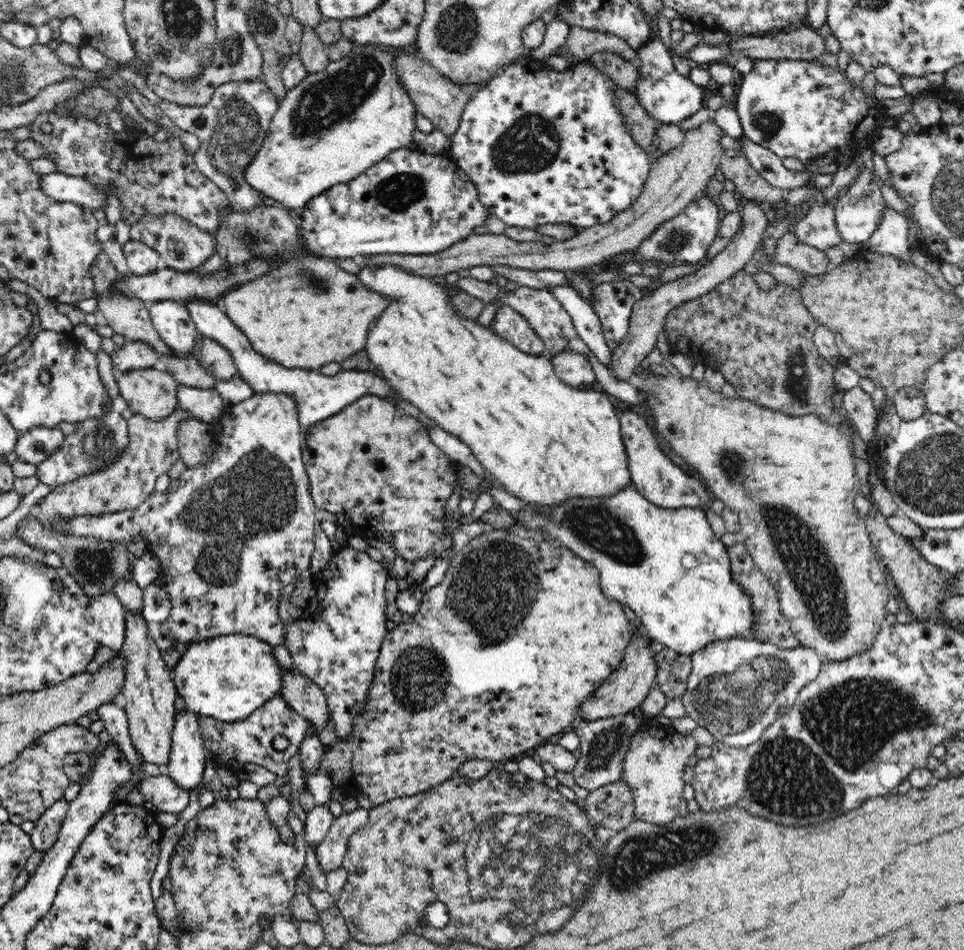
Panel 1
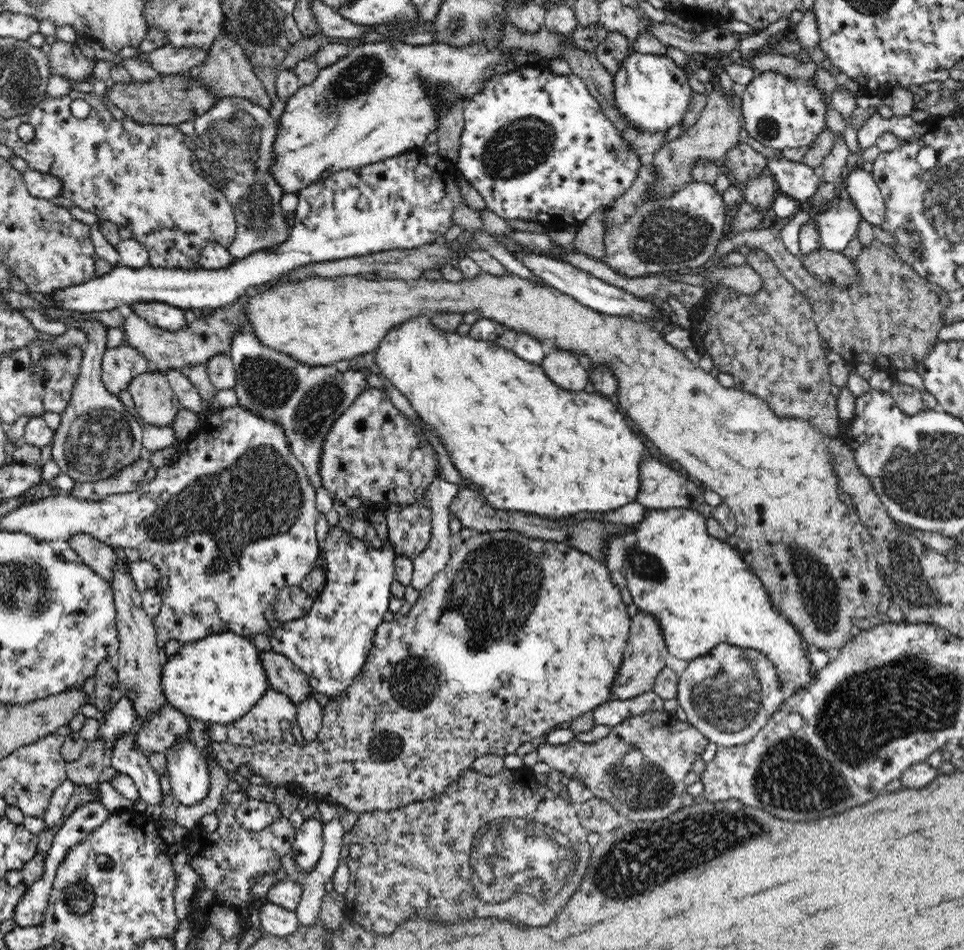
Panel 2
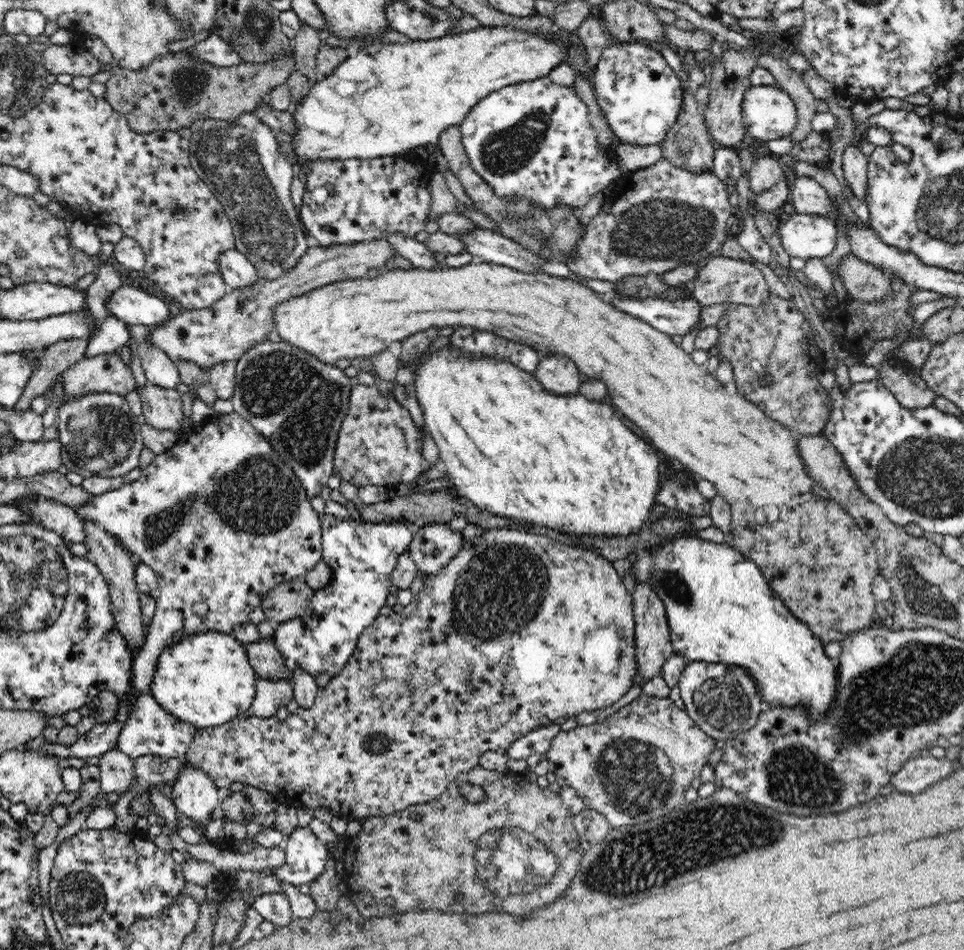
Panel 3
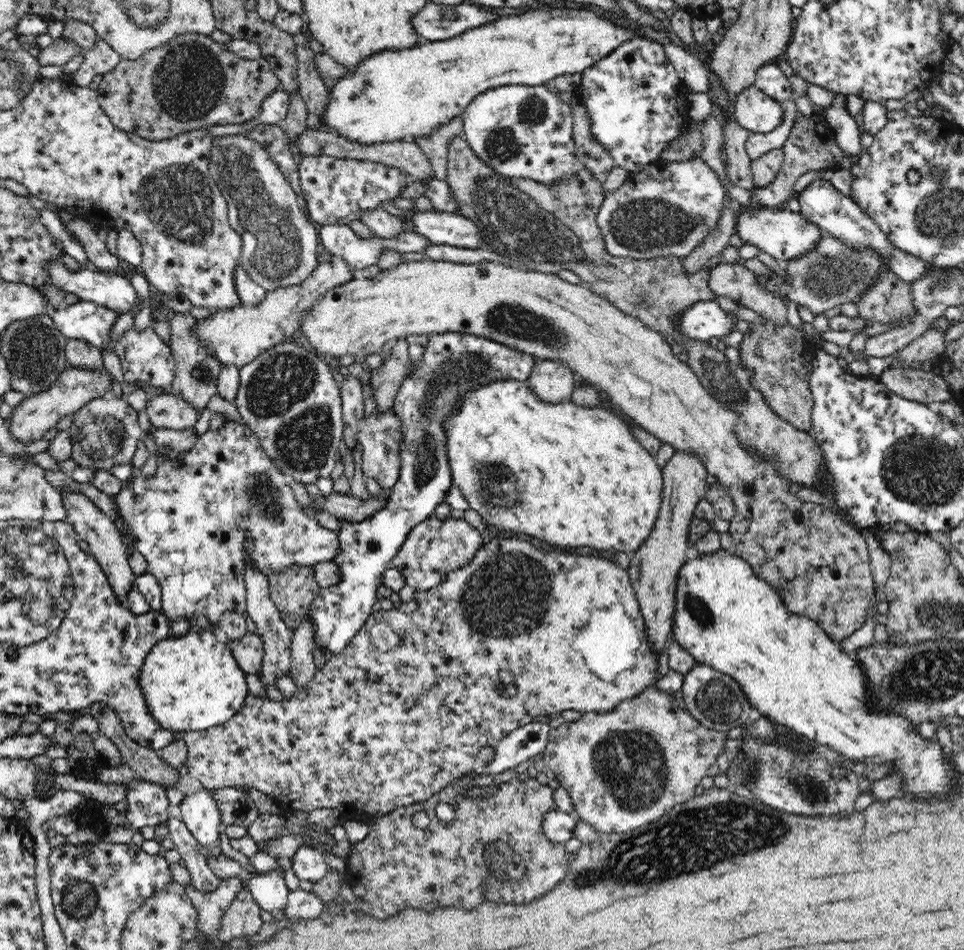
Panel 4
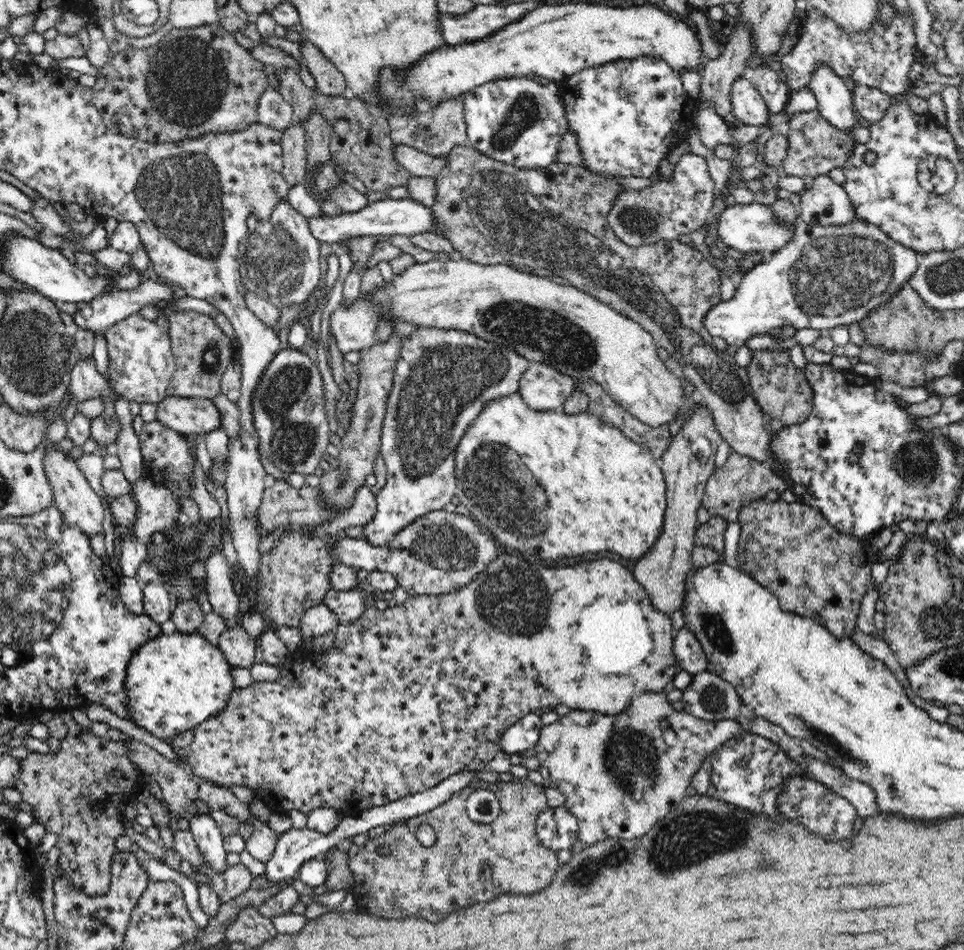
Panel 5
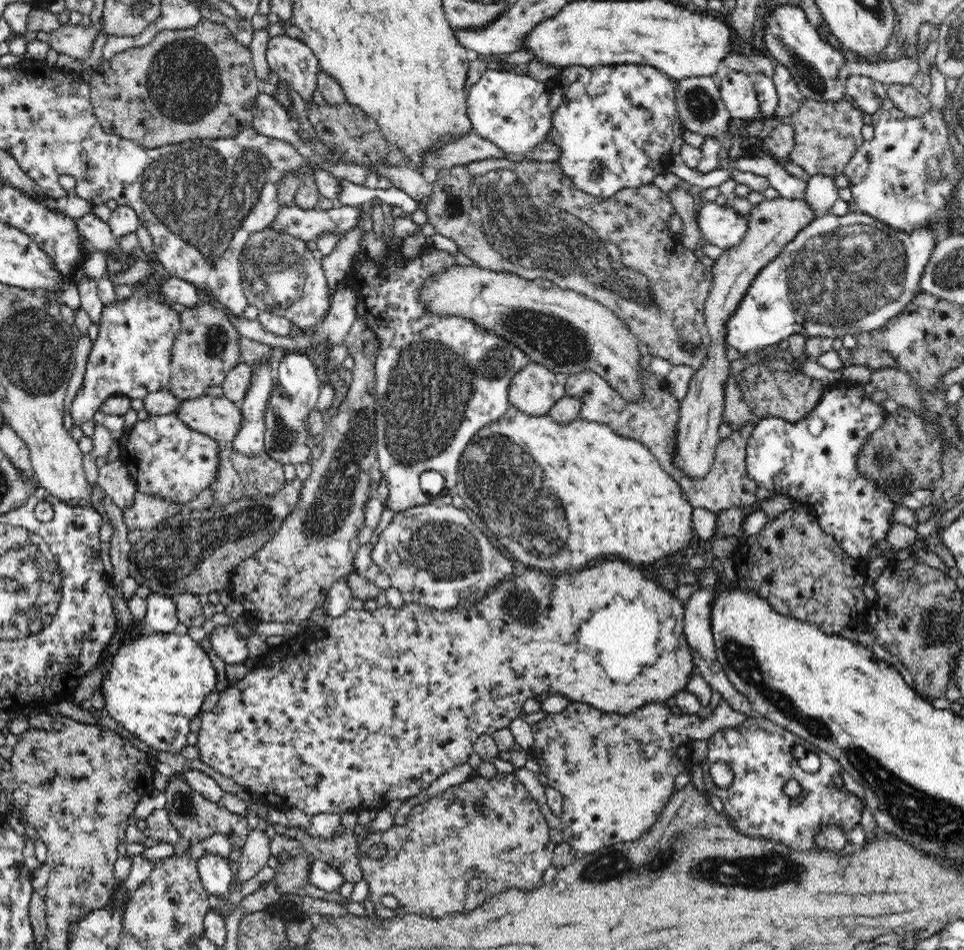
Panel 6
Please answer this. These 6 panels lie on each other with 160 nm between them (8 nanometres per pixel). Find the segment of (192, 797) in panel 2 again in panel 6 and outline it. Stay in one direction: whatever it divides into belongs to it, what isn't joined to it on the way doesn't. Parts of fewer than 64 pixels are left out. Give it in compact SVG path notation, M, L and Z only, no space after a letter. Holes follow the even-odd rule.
M204 853L197 862L199 877L211 900L217 904L216 896L228 897L231 890L232 871L226 857L214 853Z

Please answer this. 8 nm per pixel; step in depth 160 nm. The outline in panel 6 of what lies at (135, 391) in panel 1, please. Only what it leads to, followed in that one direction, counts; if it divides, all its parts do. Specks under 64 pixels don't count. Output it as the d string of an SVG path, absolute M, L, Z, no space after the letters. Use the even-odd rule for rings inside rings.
M202 395L183 400L174 411L188 428L205 434L223 445L234 440L243 421L239 404L224 396L218 398Z

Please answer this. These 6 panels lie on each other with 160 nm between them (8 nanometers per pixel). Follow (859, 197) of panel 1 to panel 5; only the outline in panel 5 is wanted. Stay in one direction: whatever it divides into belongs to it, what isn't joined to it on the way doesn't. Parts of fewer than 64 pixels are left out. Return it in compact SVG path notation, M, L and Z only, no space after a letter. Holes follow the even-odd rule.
M741 202L726 207L718 220L718 238L726 246L739 250L741 253L761 252L766 257L787 246L788 242L794 238L794 232L796 232L796 224L786 225L786 221L780 221L774 215L770 205L756 202Z

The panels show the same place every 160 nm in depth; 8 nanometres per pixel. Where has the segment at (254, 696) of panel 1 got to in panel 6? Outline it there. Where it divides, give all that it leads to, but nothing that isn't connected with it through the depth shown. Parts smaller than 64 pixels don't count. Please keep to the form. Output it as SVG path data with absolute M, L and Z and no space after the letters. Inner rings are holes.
M149 631L126 644L121 644L110 658L110 669L104 674L101 689L108 714L122 724L137 738L147 744L152 752L176 754L186 748L186 736L190 733L190 722L198 716L204 700L214 692L218 674L212 665L208 652L189 634L155 633Z

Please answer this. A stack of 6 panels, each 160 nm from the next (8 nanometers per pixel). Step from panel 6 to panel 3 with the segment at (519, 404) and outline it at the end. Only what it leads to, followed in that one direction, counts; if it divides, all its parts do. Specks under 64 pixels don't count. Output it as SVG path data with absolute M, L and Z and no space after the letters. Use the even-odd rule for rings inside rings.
M541 355L533 375L548 390L558 395L574 395L584 381L576 363L566 355Z

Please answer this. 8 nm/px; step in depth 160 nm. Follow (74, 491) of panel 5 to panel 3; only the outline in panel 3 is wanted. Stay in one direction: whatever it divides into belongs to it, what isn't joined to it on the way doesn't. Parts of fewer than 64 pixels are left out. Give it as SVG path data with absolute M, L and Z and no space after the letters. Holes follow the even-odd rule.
M82 519L85 522L86 547L88 555L85 558L93 561L108 583L111 598L111 609L114 622L122 637L126 639L127 647L132 653L138 653L143 648L147 638L147 620L140 611L140 590L135 581L136 566L131 560L132 554L120 544L113 536L108 535L102 527L92 523L90 519Z

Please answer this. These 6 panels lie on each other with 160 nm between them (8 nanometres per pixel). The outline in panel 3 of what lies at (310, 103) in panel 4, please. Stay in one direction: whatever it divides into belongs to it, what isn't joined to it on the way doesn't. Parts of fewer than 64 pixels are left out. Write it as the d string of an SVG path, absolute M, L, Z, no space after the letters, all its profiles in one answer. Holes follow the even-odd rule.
M302 23L296 32L294 41L294 63L296 72L304 74L311 84L319 81L317 73L317 55L324 45L324 35L308 24Z

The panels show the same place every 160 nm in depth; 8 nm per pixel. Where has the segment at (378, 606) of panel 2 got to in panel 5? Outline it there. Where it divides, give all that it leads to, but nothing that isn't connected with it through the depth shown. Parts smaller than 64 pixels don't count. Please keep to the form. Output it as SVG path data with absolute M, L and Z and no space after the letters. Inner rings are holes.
M421 326L414 327L416 327L415 331L407 339L400 340L402 341L402 350L400 350L400 356L397 358L396 364L394 364L392 390L390 390L390 396L388 396L388 402L386 402L386 414L384 414L384 420L382 422L382 438L380 438L379 450L380 453L382 453L382 457L384 457L384 463L386 463L387 482L376 496L377 510L376 514L374 514L374 518L372 518L372 522L362 528L366 542L374 547L387 546L391 542L390 540L394 539L406 526L412 525L412 522L424 517L426 514L436 510L443 510L448 503L456 498L455 452L457 444L461 441L463 434L467 431L471 422L479 416L484 404L492 399L518 392L520 377L525 370L528 370L530 362L517 352L506 348L504 344L478 338L475 334L470 334L463 330L440 330L438 328L422 328ZM360 586L350 590L330 589L323 598L323 603L336 615L338 624L358 623L362 612L367 608L364 590Z

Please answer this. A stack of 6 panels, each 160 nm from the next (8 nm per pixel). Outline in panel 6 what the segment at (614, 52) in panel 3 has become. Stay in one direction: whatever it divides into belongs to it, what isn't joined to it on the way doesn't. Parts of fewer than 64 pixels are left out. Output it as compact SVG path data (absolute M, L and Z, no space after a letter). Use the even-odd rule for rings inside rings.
M647 65L570 66L555 78L556 86L548 98L552 111L550 140L561 151L558 165L576 188L600 199L622 189L636 189L652 183L671 165L672 145L679 136L680 117L676 113L679 82Z

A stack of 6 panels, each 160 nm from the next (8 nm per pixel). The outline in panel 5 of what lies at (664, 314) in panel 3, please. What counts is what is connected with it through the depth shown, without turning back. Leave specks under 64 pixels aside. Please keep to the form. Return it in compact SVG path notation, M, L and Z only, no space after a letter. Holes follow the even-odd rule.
M857 217L850 224L838 226L806 224L798 219L794 238L787 246L748 269L734 296L715 304L704 317L703 323L710 334L720 336L728 345L733 344L738 348L742 348L752 336L774 333L779 330L776 328L786 325L793 326L803 337L819 335L819 331L824 329L829 333L838 326L848 328L853 322L860 322L871 310L886 302L904 284L908 284L917 268L915 250L898 244L865 219Z

